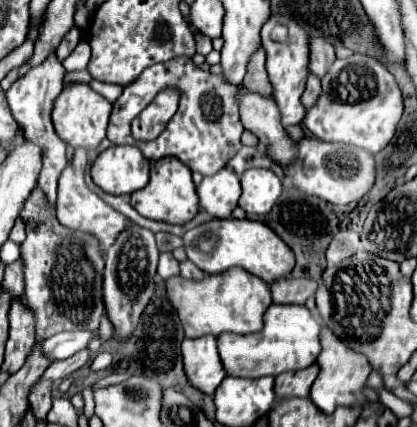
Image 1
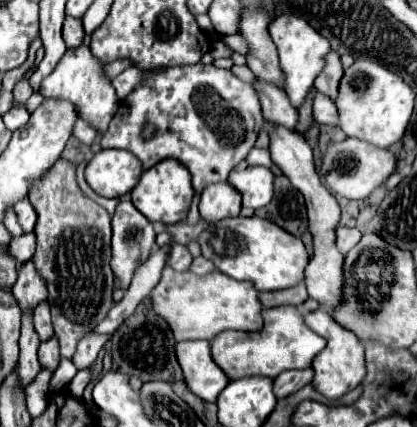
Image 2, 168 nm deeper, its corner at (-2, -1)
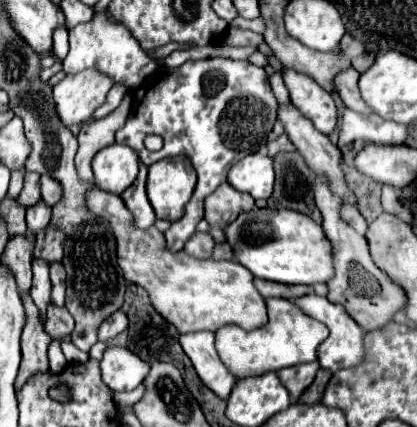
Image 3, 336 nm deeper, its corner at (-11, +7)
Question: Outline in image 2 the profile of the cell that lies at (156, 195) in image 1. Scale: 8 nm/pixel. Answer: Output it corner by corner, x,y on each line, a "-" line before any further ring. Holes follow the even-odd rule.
165,159
157,163
155,167
147,169
143,177
139,179
137,187
131,191
131,201
133,205
149,219
149,221
159,221
165,225
175,225
179,221
187,219
189,207
193,199
193,185
191,185
191,175
183,163
177,159

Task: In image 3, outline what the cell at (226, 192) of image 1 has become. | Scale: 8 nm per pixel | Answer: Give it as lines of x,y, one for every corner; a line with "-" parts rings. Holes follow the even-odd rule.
222,183
212,195
208,195
208,199
204,199
204,209
206,209
204,219
208,221
208,225
226,227
240,213
250,211
252,207
254,199
250,195
232,189
228,183

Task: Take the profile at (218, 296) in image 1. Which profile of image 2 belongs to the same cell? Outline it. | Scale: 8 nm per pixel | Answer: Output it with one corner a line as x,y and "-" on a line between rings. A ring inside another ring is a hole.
169,267
163,269
161,283
151,291
153,307
167,323
171,323
171,331
177,341
183,339
207,339
211,341
215,335
227,329
237,331
261,331
261,301
259,291
251,281
237,281
221,271
213,271
211,275
197,277
191,271
177,273

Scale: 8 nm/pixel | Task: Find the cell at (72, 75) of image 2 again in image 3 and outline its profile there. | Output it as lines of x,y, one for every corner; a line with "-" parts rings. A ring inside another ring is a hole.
108,9
102,13
94,13
94,17
88,23
78,23
76,27
68,29
70,33
70,51
66,55
66,59
62,61
62,67
66,73
78,73
84,69
98,69
104,71
106,75
110,75
116,83
124,83
128,87
140,87
140,83
144,83
148,79
148,75
152,75
152,71
156,71
156,63
140,49
140,43
136,43
136,39
132,37
130,29
122,23
116,23
110,15

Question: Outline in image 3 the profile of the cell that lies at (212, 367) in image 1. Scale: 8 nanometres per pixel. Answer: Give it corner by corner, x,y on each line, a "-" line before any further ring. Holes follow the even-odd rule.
196,331
180,335
182,349
190,357
198,377
202,383
212,389
220,399
228,399
236,379
226,371
224,363
220,361
214,349
214,333
210,331

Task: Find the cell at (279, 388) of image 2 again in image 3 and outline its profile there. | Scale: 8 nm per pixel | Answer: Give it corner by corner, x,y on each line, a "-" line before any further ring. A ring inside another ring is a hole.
314,361
314,363
304,363
304,365
280,369
280,371
276,371
276,375
282,381
282,385
288,389
292,401
298,401
298,397
304,393
304,389
312,383
318,369
320,369
320,363

